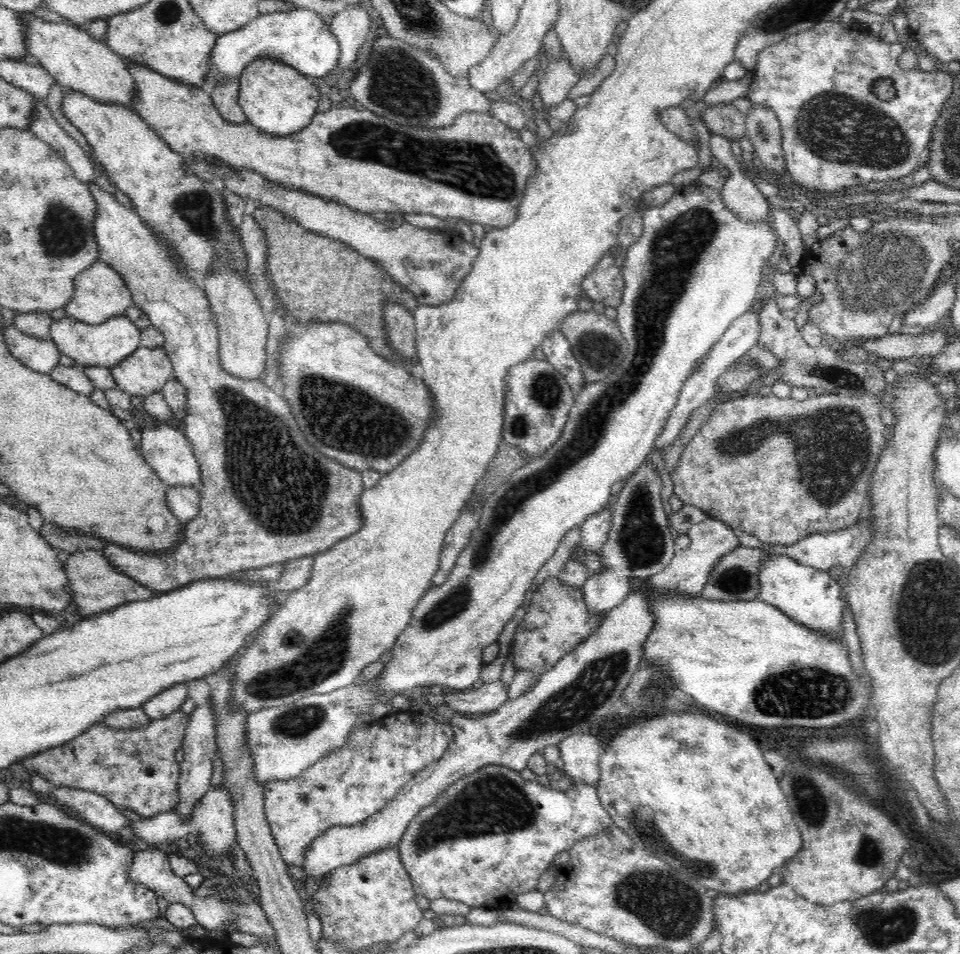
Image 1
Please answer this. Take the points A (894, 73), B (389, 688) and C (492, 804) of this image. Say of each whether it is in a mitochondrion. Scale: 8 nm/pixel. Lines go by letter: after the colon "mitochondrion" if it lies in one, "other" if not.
A: other
B: other
C: mitochondrion

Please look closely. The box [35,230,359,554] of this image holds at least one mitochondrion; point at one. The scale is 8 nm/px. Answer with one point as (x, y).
(282, 488)

